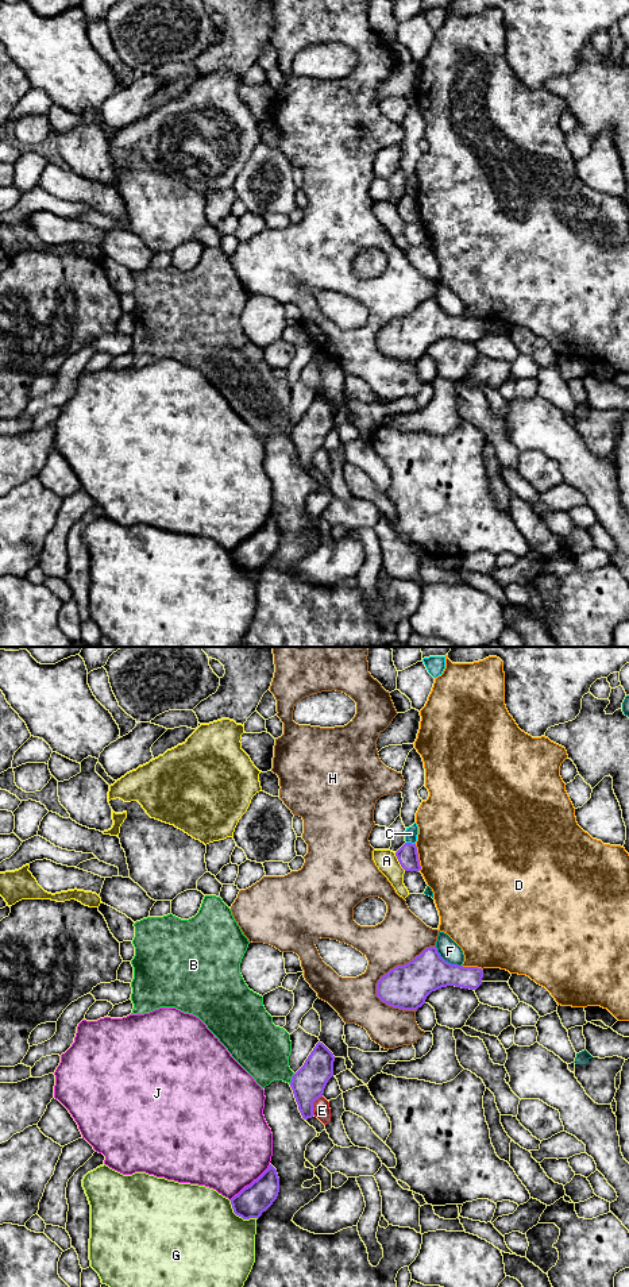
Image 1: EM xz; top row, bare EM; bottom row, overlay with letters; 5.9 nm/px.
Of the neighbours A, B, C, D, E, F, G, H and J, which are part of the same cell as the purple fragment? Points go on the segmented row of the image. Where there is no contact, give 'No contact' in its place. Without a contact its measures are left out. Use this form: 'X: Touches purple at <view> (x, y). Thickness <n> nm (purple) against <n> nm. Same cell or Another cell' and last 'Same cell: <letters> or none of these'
A: Touches purple at xz (398, 860). Thickness 120 nm (purple) against 130 nm. Another cell
B: Touches purple at xz (292, 1079). Thickness 200 nm (purple) against 320 nm. Another cell
C: Touches purple at xz (411, 843). Thickness 120 nm (purple) against 80 nm. Another cell
D: Touches purple at xz (417, 858). Thickness 120 nm (purple) against 480 nm. Another cell
E: Touches purple at xz (312, 1105). Thickness 200 nm (purple) against 100 nm. Another cell
F: Touches purple at xz (447, 962). Thickness 240 nm (purple) against 120 nm. Another cell
G: Touches purple at xz (240, 1216). Thickness 180 nm (purple) against 480 nm. Another cell
H: Touches purple at xz (398, 966). Thickness 260 nm (purple) against 300 nm. Another cell
J: Touches purple at xz (251, 1183). Thickness 180 nm (purple) against 480 nm. Another cell
Same cell: none of these

